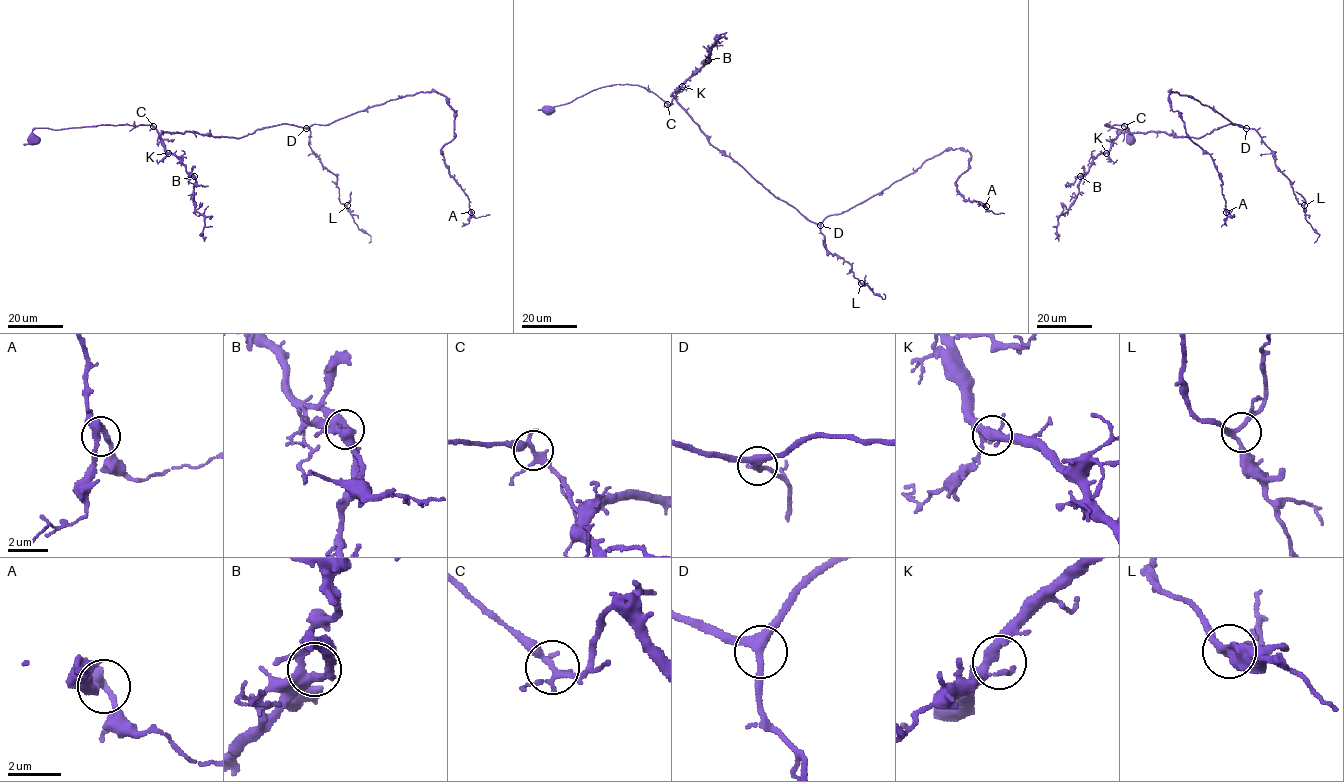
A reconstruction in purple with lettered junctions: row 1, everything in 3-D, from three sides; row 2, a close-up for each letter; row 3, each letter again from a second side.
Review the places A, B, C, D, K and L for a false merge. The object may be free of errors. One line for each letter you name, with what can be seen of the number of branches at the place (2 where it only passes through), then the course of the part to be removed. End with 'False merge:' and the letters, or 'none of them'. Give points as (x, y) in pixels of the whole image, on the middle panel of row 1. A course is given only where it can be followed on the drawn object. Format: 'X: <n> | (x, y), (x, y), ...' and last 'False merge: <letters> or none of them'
False merge: none of them

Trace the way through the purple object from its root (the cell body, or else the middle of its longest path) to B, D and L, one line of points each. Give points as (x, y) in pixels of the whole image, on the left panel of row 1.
B: (33, 139), (32, 131), (35, 128), (151, 125), (164, 149), (173, 153), (194, 176)
D: (33, 139), (35, 128), (99, 125), (151, 125), (159, 134), (197, 132), (236, 138), (284, 123), (306, 128)
L: (33, 139), (35, 128), (151, 125), (159, 134), (241, 138), (293, 124), (310, 131), (308, 145), (347, 205)

